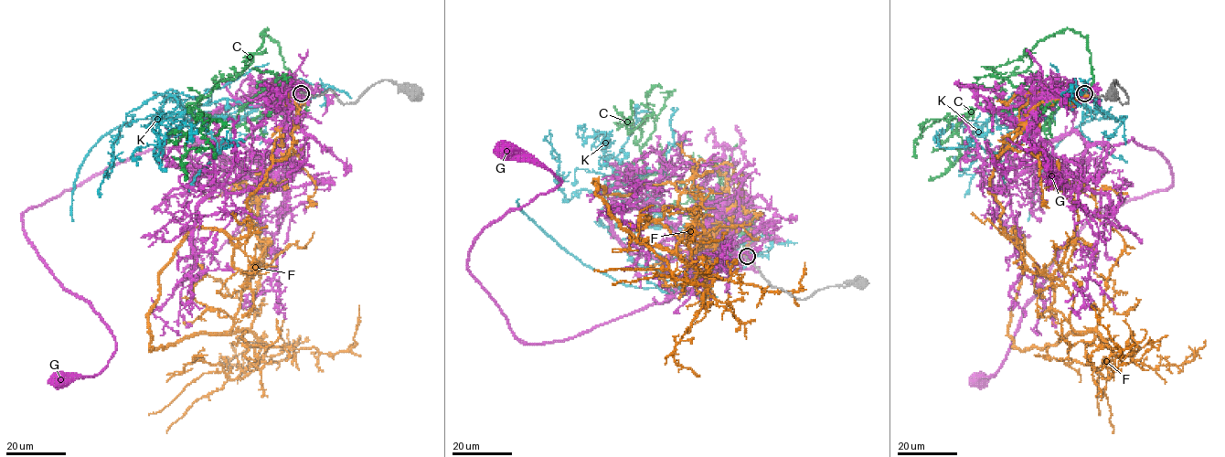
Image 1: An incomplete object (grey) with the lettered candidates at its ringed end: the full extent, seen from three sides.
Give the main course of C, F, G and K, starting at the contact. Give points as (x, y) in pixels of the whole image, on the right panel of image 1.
C: (1084, 93), (1087, 37), (1040, 39), (1003, 96), (958, 124), (961, 154), (929, 180)
F: (1087, 92), (1028, 111), (988, 191), (1024, 263), (1071, 295), (1070, 324), (1108, 345), (1113, 373), (1033, 355)
G: (1087, 92), (1034, 102), (1053, 153), (1133, 139), (1171, 185), (1095, 214), (977, 379)
K: (1086, 93), (1109, 114), (1037, 90), (1023, 103), (1024, 139), (995, 153), (944, 148), (935, 131)

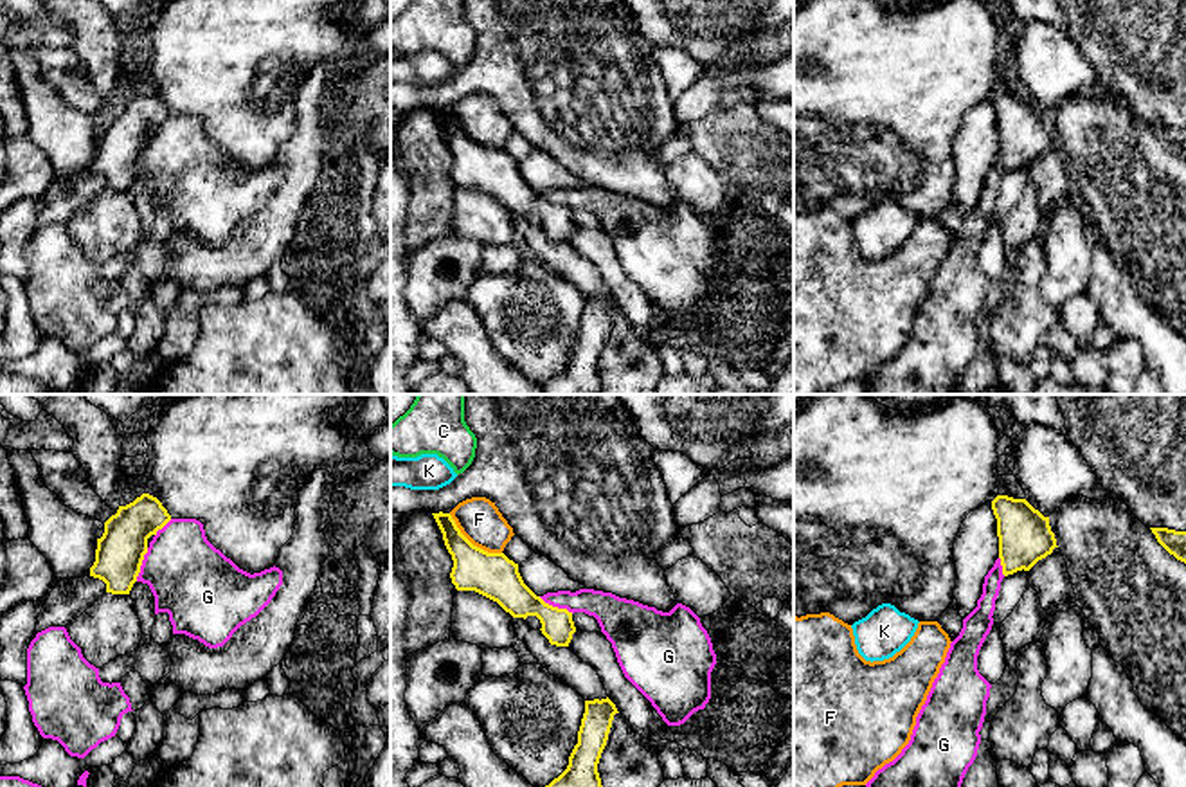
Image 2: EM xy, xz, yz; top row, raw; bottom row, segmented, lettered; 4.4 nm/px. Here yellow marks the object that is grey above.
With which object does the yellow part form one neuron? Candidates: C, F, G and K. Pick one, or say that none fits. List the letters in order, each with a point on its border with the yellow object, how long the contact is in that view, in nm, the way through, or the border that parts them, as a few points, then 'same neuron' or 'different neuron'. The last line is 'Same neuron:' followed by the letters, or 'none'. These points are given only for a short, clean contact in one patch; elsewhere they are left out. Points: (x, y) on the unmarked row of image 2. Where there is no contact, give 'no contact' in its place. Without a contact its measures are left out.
C: no contact; same neuron
F: contact xz (470, 139); length 300 nm; different neuron
G: contact xy (141, 161); length 160 nm; different neuron
K: no contact; different neuron
Same neuron: C

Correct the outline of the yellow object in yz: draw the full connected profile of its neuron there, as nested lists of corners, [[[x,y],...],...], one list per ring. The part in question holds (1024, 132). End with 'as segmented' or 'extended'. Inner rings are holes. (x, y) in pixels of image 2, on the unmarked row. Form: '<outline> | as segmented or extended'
[[[997,92],[992,97],[992,106],[997,115],[999,155],[1004,173],[1022,166],[1029,167],[1058,144],[1049,113],[1044,113],[1026,95]]] | as segmented

